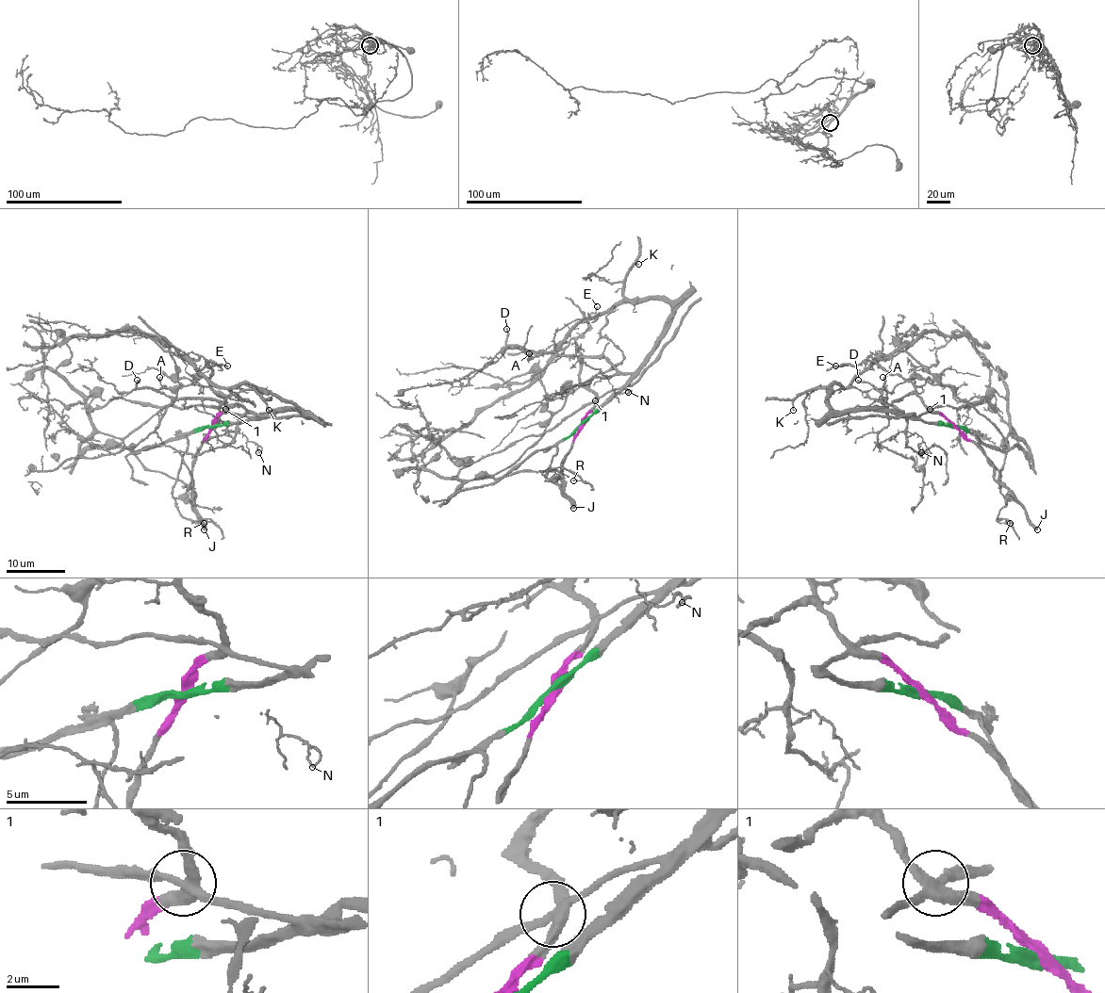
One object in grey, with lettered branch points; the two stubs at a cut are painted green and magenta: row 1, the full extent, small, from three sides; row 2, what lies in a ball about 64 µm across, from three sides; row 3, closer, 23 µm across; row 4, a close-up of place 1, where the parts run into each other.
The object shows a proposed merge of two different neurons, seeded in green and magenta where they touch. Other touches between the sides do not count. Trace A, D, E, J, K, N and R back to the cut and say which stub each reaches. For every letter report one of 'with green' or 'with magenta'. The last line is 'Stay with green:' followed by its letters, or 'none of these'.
A: with green
D: with green
E: with magenta
J: with magenta
K: with green
N: with green
R: with green
Stay with green: A, D, K, N, R

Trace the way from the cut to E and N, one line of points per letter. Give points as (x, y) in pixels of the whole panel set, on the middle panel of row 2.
E: (582, 426), (595, 395), (580, 382), (582, 353), (577, 342), (598, 306)
N: (582, 426), (632, 376), (617, 374), (609, 377), (608, 380), (617, 393), (629, 392)

